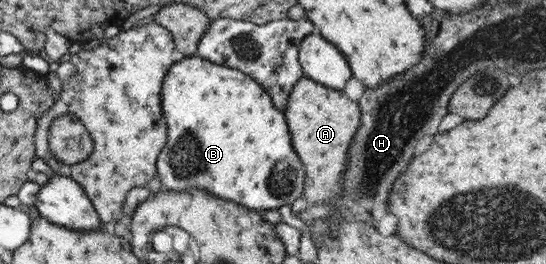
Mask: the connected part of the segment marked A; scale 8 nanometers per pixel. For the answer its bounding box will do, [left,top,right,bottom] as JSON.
[283,75,360,203]

